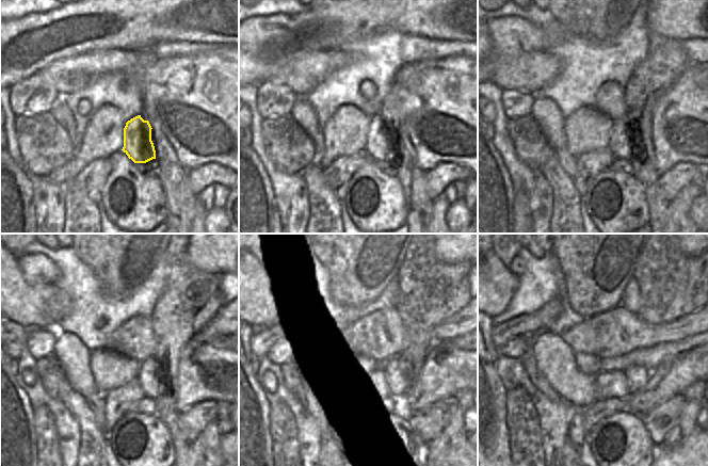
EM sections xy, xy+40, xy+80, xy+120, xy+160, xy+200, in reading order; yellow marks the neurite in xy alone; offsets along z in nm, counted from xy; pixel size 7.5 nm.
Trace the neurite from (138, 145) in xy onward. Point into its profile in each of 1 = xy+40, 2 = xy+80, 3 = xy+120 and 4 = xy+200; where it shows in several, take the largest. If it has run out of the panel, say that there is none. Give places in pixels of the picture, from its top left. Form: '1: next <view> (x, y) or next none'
1: next xy+40 (381, 145)
2: next xy+80 (622, 143)
3: next xy+120 (154, 384)
4: next xy+200 (639, 378)

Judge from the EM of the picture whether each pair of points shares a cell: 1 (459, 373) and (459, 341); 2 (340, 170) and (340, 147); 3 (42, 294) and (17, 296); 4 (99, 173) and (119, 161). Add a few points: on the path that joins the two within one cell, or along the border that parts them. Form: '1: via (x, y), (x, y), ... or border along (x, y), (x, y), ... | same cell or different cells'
1: border along (434, 346), (454, 346), (466, 351) | different cells
2: border along (363, 153), (338, 156), (324, 167) | different cells
3: via (35, 296), (23, 296) | same cell
4: border along (109, 157), (110, 174), (101, 189) | different cells

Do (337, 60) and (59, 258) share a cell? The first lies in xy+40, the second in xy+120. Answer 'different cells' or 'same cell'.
different cells

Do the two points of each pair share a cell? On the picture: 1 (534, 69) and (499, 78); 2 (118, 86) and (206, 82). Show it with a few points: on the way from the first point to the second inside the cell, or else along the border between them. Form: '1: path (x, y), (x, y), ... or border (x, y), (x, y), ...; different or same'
1: path (526, 73), (508, 76); same
2: border (122, 70), (133, 75), (140, 81), (142, 111); different

